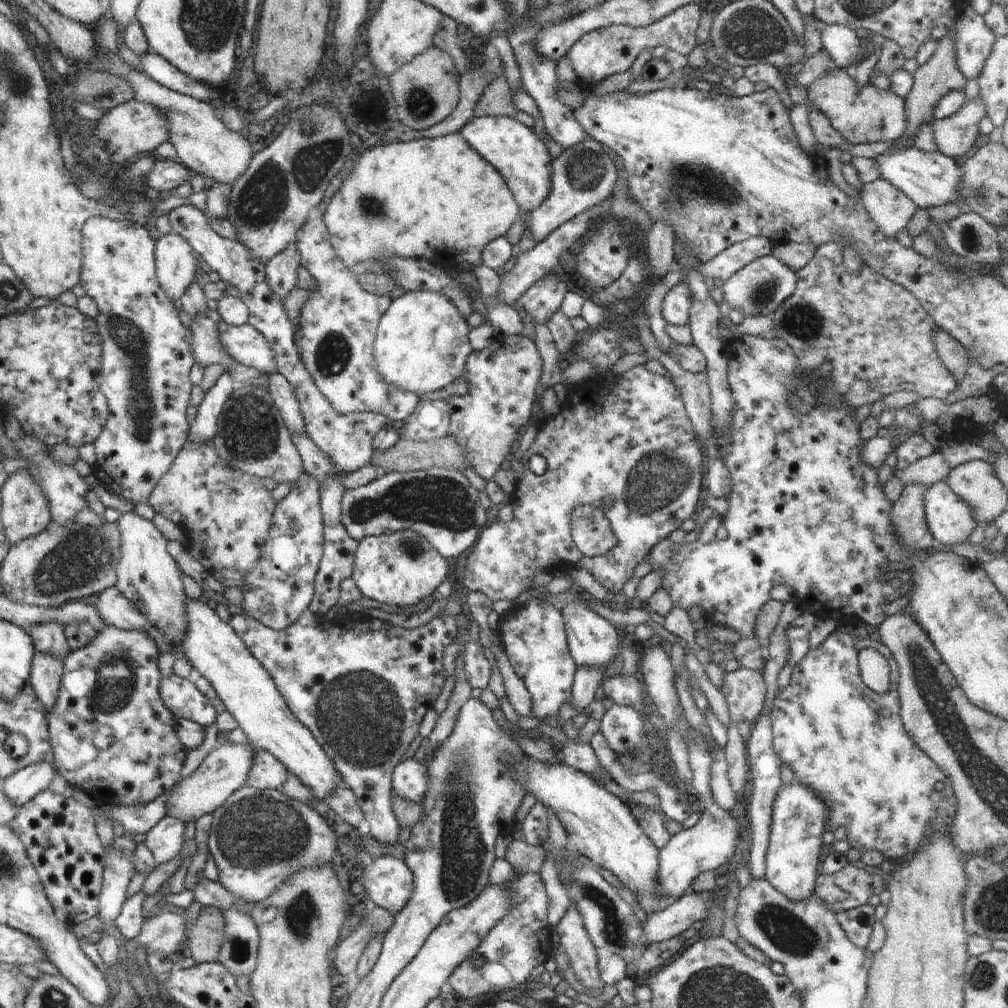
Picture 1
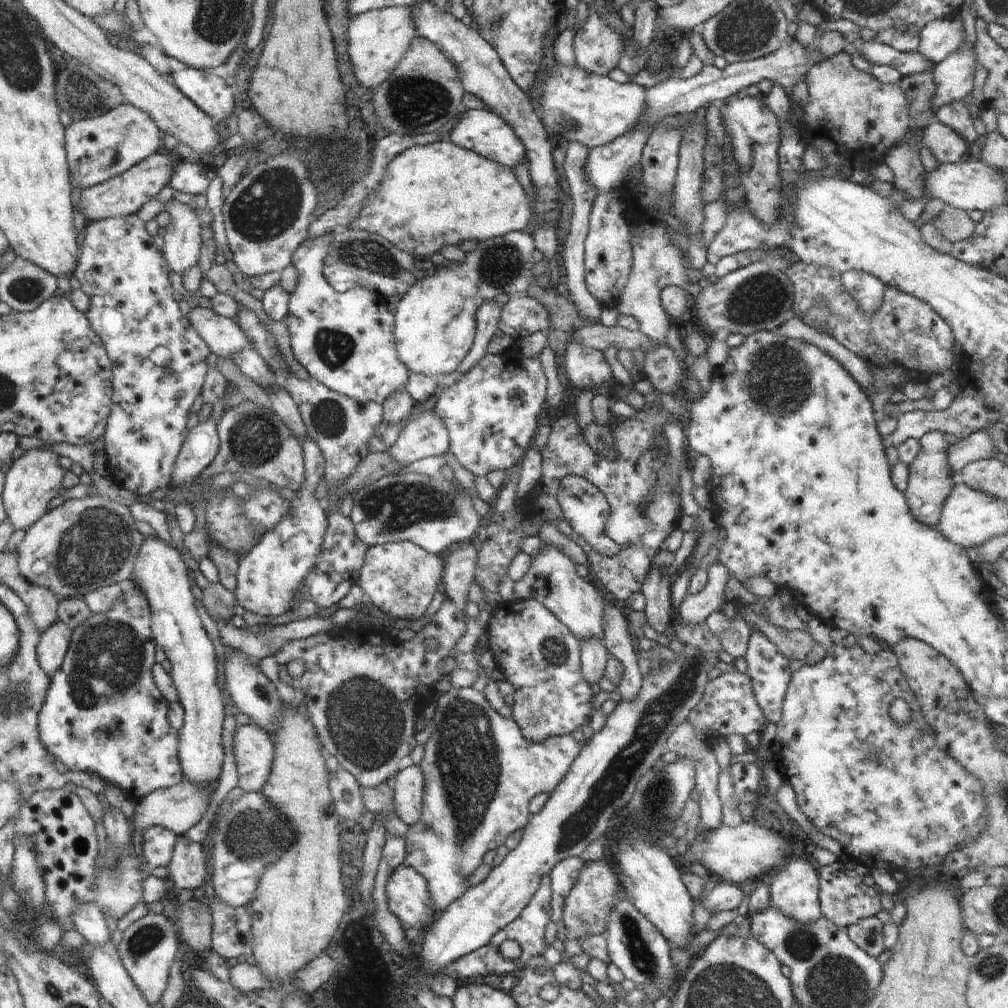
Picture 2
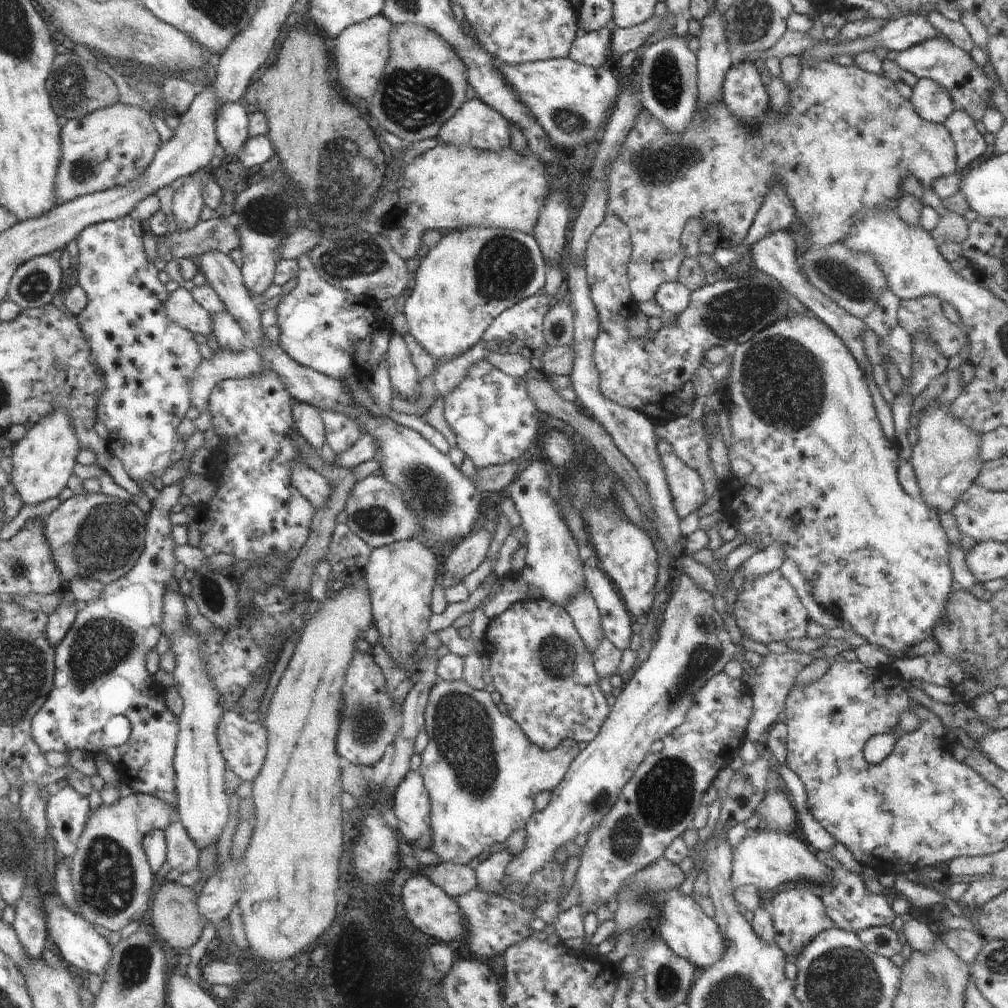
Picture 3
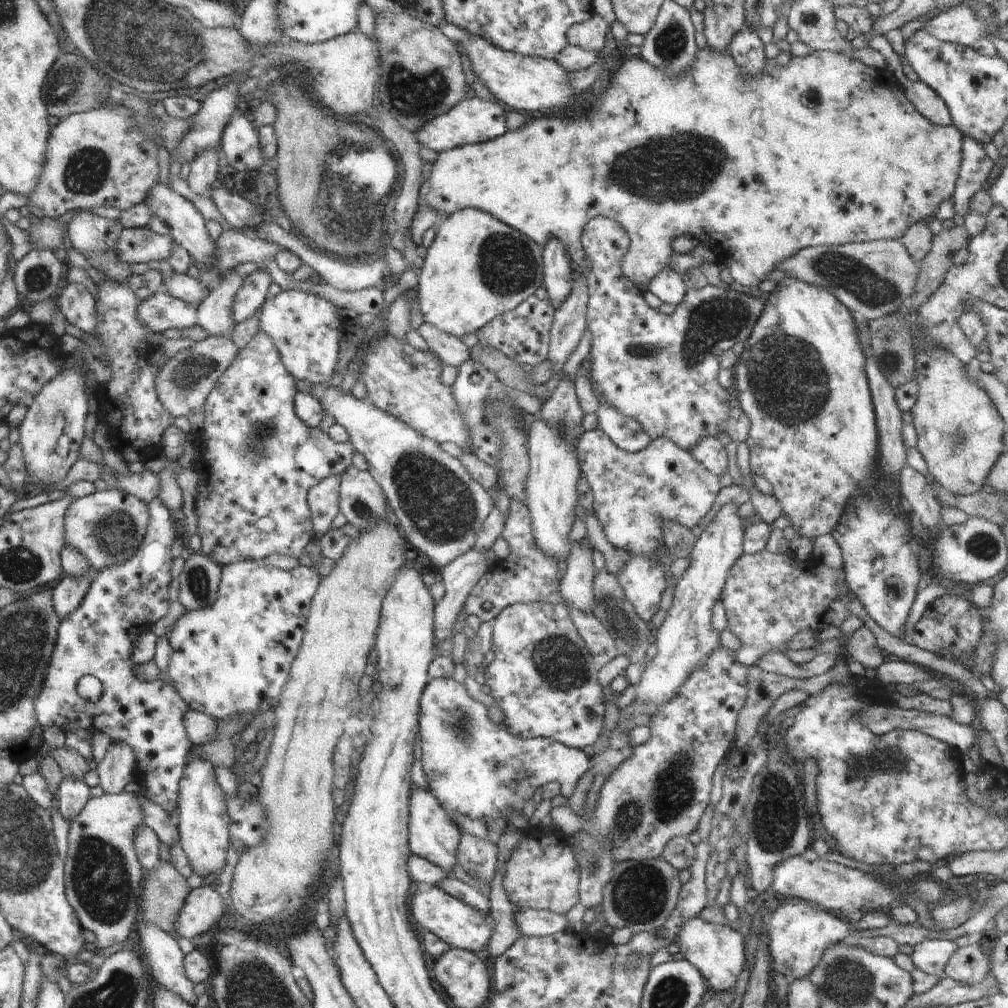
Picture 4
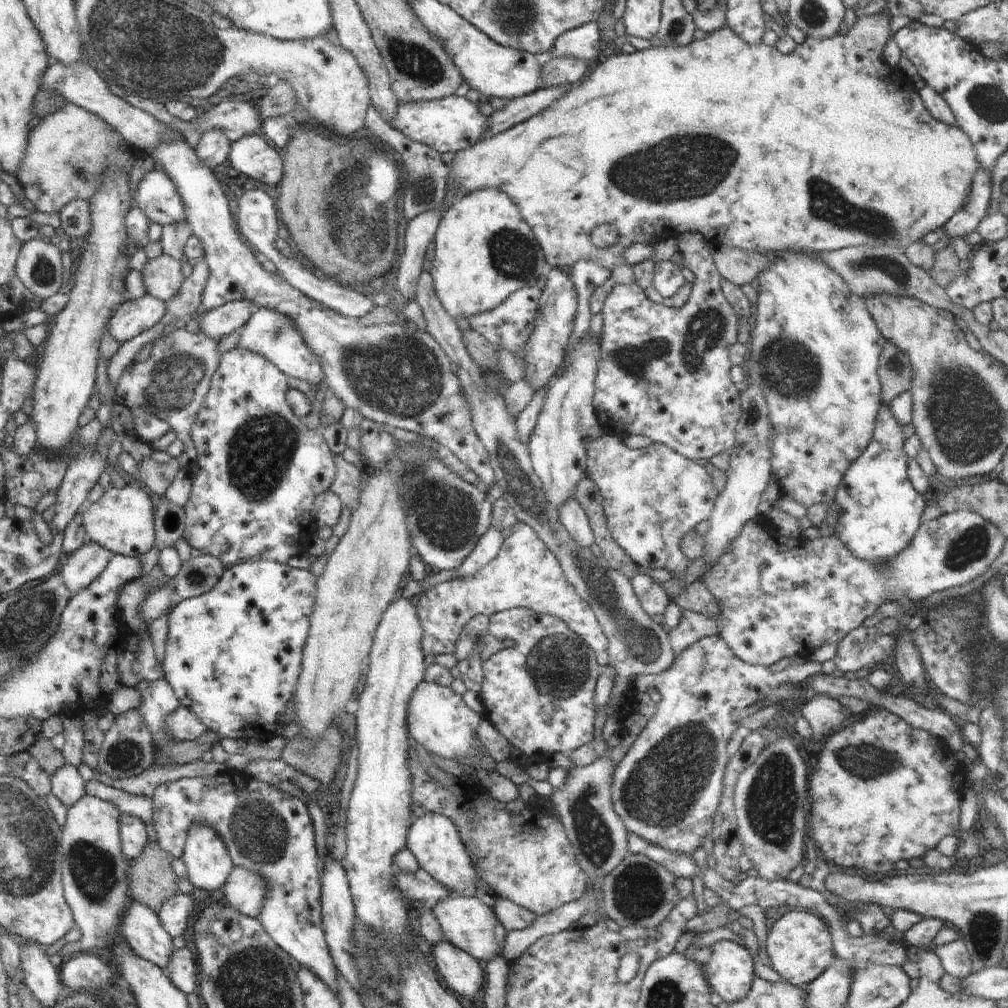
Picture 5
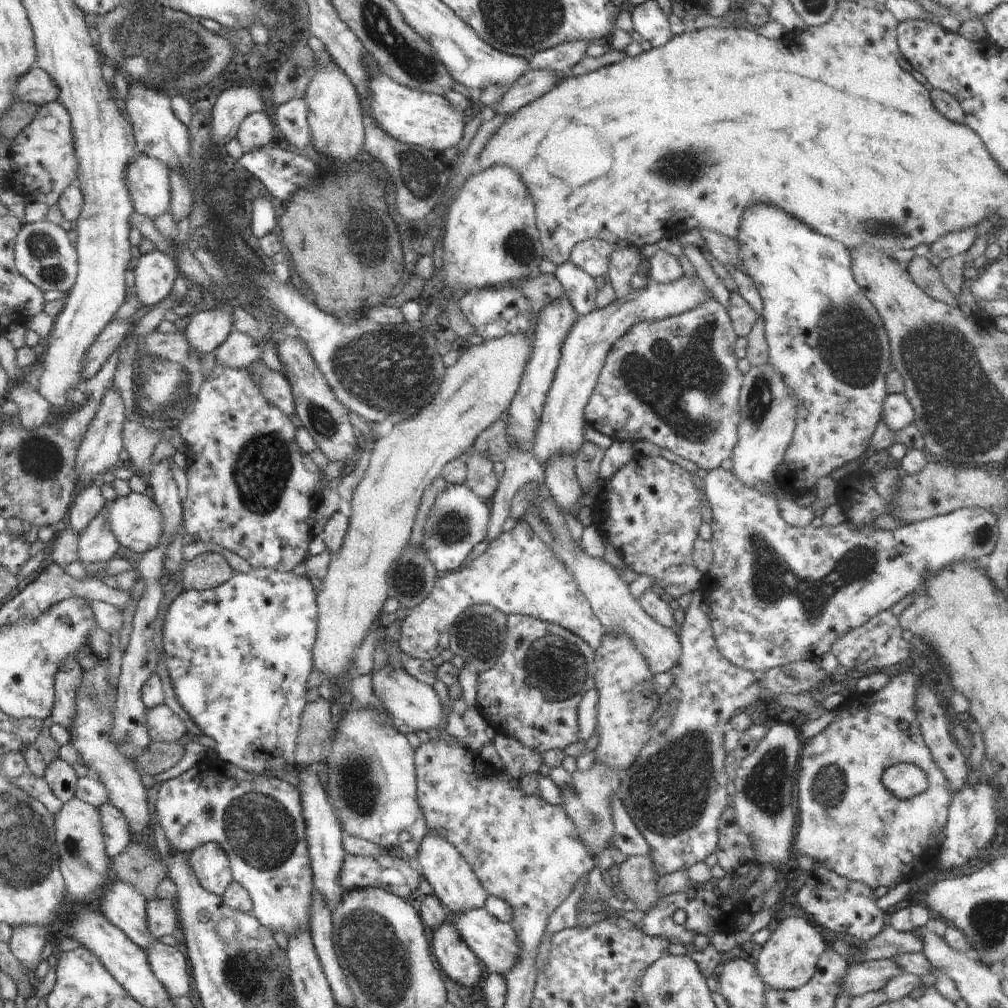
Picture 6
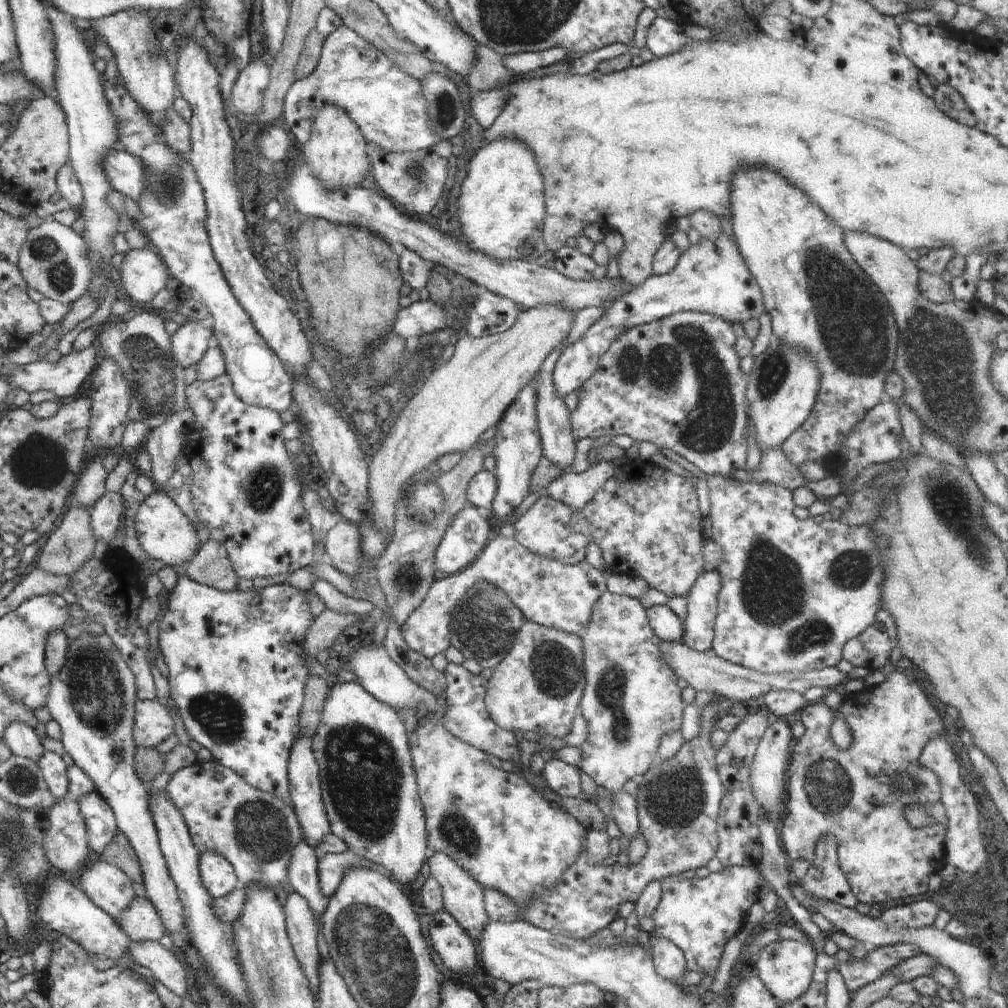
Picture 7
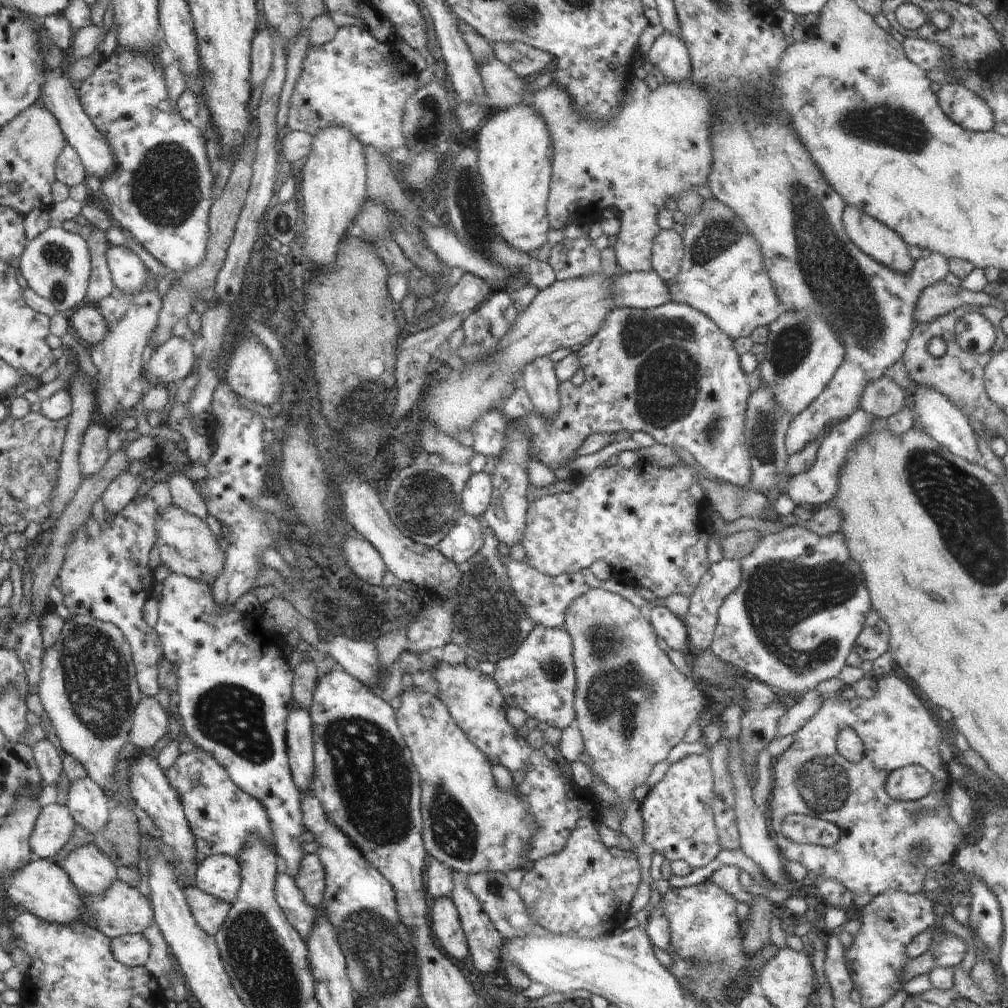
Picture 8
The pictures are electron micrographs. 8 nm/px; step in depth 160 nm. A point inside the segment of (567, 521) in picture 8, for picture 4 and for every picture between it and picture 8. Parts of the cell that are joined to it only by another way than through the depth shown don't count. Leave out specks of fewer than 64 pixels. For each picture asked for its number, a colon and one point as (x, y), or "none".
4: (635, 493)
5: (652, 497)
6: (649, 511)
7: (645, 519)

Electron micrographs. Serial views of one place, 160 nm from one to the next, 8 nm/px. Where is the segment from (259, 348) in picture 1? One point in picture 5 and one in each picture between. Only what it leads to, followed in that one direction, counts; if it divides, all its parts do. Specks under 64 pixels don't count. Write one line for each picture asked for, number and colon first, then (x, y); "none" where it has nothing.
2: (224, 337)
3: (180, 307)
4: (158, 312)
5: (134, 317)

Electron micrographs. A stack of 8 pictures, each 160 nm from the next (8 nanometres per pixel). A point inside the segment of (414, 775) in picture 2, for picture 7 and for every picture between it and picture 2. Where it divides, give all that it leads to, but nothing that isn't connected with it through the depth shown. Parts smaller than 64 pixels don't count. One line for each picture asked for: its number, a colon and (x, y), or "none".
3: (411, 803)
4: (433, 835)
5: (435, 842)
6: (454, 882)
7: (463, 898)

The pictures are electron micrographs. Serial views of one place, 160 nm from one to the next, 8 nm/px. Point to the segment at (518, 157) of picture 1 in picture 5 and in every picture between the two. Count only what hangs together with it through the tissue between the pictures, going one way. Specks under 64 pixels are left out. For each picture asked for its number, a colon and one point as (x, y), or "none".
2: (481, 131)
3: (477, 124)
4: (473, 120)
5: (452, 124)

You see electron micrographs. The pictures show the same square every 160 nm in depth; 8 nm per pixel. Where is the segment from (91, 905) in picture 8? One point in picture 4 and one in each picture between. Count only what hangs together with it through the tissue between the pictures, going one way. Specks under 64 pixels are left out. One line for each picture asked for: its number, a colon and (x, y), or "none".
4: (202, 909)
5: (174, 915)
6: (162, 919)
7: (139, 920)

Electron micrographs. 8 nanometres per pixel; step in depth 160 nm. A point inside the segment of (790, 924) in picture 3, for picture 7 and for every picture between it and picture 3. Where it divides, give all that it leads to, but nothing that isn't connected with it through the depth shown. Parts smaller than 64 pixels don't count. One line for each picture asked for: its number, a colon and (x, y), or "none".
4: (799, 935)
5: (799, 946)
6: (788, 960)
7: (786, 967)

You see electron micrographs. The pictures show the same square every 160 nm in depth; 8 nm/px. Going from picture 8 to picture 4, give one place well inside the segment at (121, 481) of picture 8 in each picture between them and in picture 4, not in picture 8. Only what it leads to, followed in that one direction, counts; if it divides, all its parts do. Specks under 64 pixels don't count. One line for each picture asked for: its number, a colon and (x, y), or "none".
4: (67, 595)
5: (85, 564)
6: (96, 543)
7: (106, 513)

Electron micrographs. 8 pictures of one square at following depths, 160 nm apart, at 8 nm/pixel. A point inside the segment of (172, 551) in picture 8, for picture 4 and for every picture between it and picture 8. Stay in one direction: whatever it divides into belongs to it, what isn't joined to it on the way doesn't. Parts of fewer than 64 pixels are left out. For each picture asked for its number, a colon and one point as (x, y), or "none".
4: (107, 527)
5: (122, 520)
6: (136, 520)
7: (163, 531)

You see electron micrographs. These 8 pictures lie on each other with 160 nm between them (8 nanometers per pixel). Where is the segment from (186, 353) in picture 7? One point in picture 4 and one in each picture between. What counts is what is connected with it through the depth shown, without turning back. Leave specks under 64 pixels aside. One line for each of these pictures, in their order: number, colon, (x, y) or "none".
4: (249, 299)
5: (232, 316)
6: (207, 330)

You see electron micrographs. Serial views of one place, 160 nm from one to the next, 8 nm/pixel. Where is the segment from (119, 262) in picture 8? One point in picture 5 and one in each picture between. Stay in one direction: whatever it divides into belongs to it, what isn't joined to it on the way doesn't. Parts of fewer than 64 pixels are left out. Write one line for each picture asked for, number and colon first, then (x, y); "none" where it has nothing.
5: (162, 276)
6: (155, 272)
7: (143, 274)

